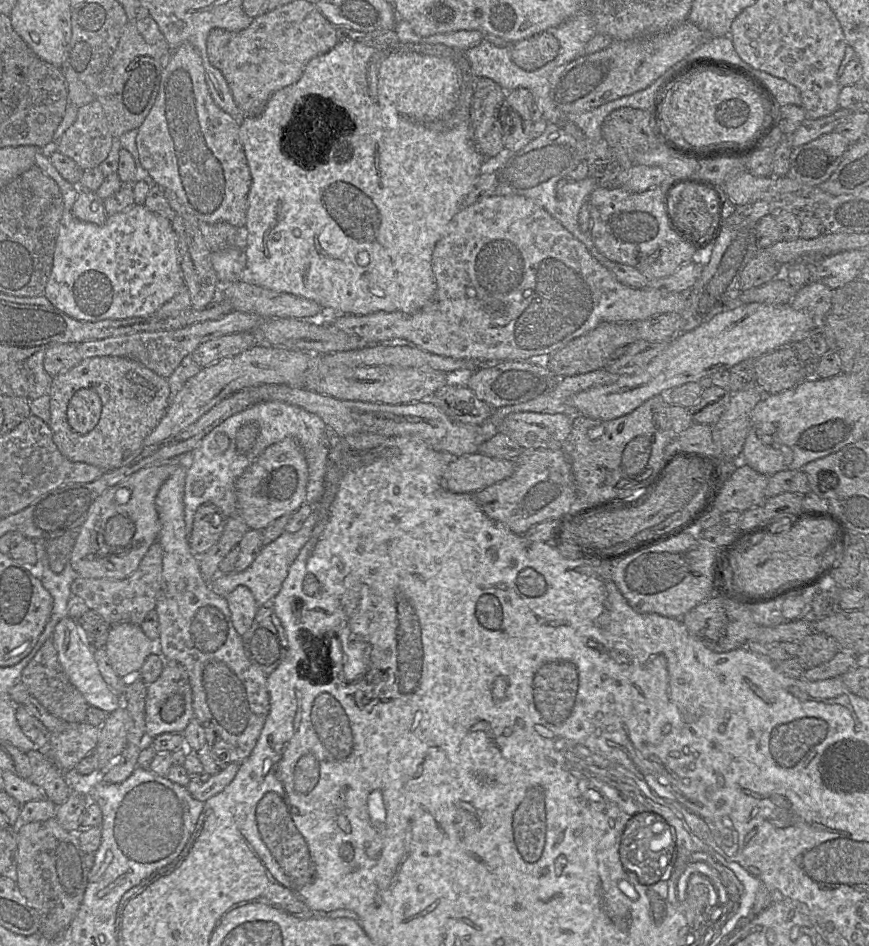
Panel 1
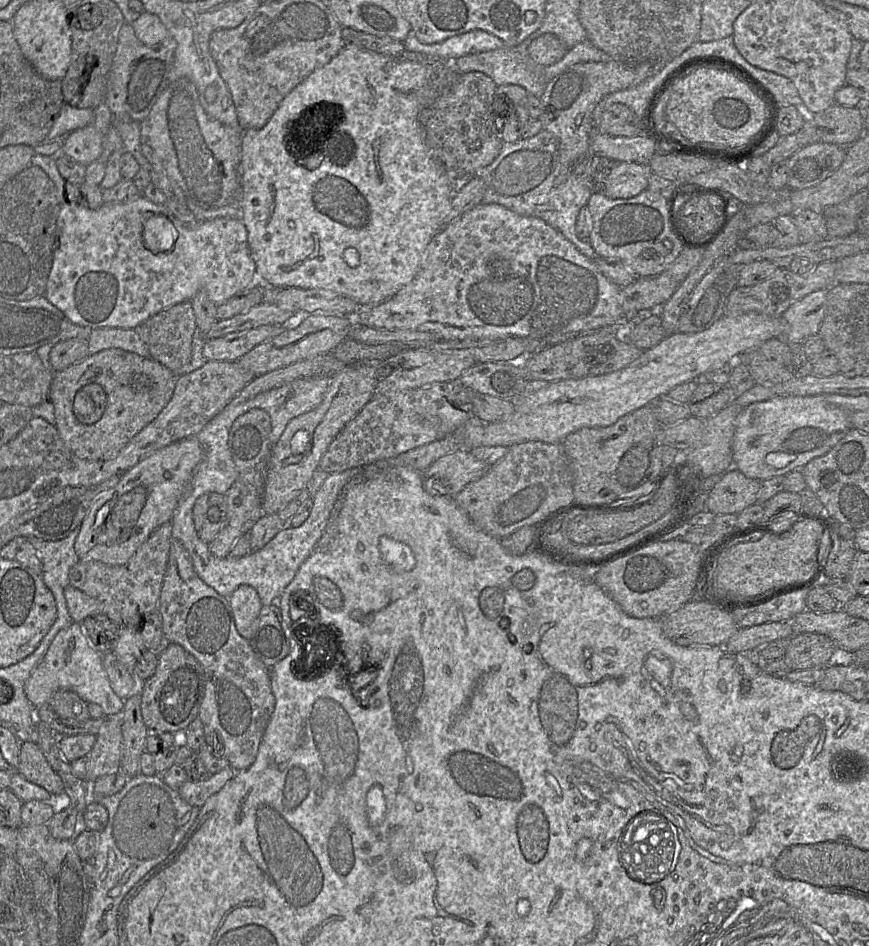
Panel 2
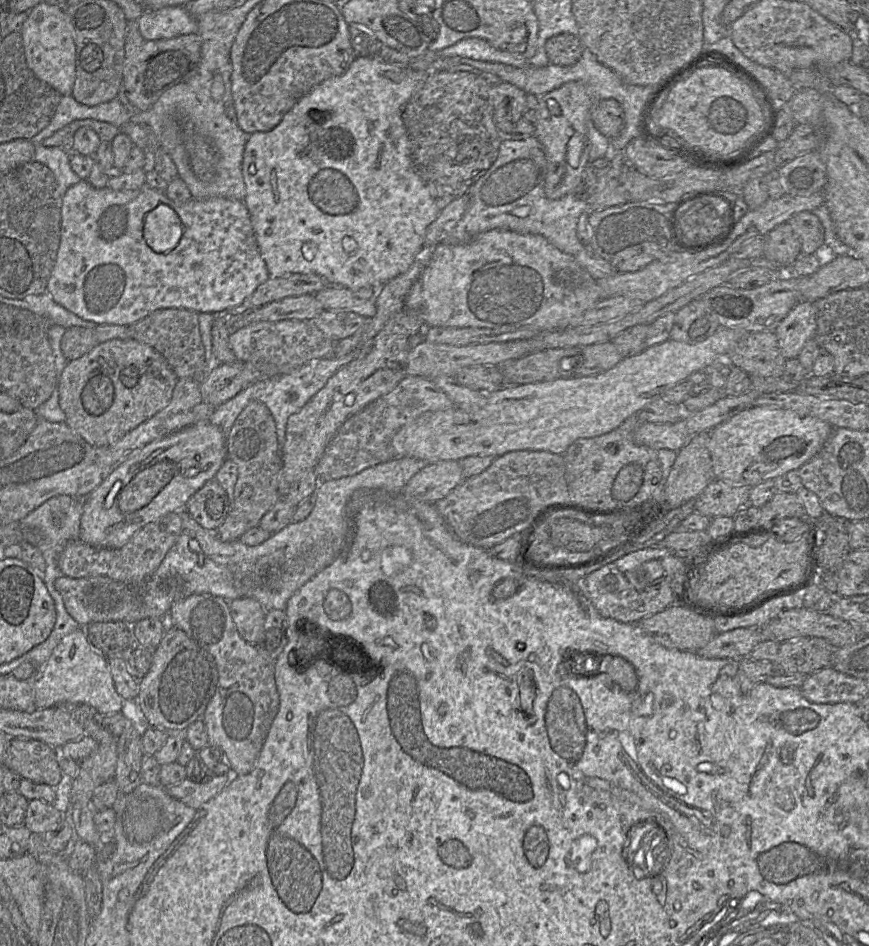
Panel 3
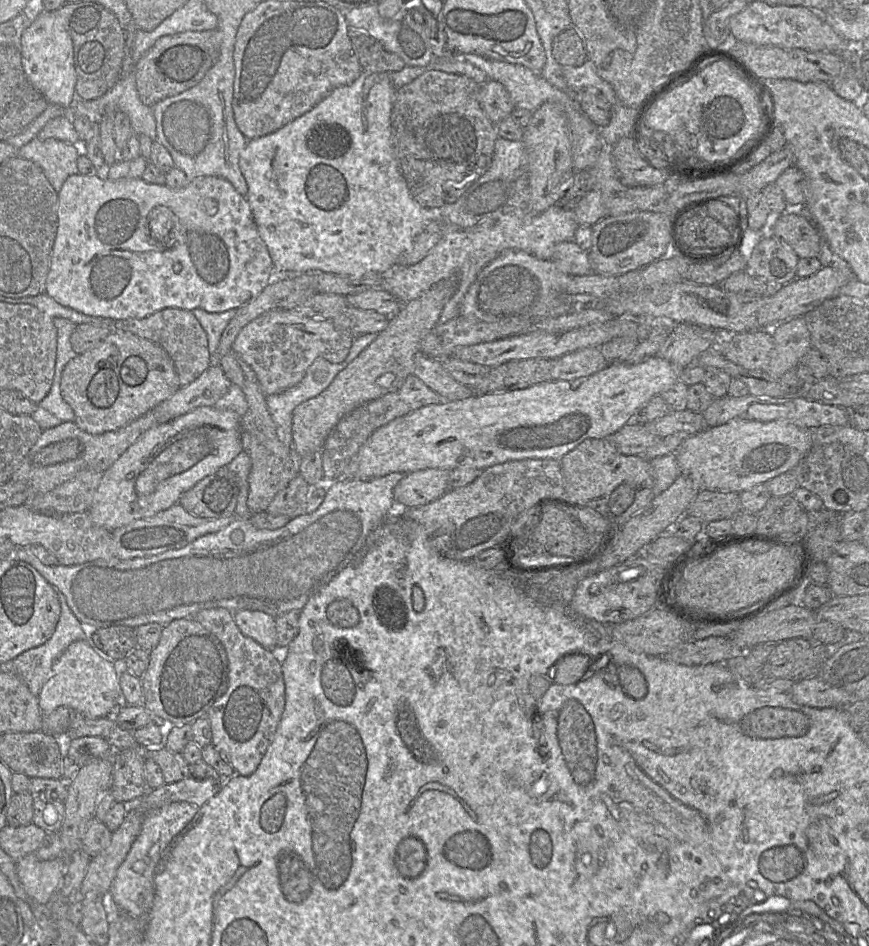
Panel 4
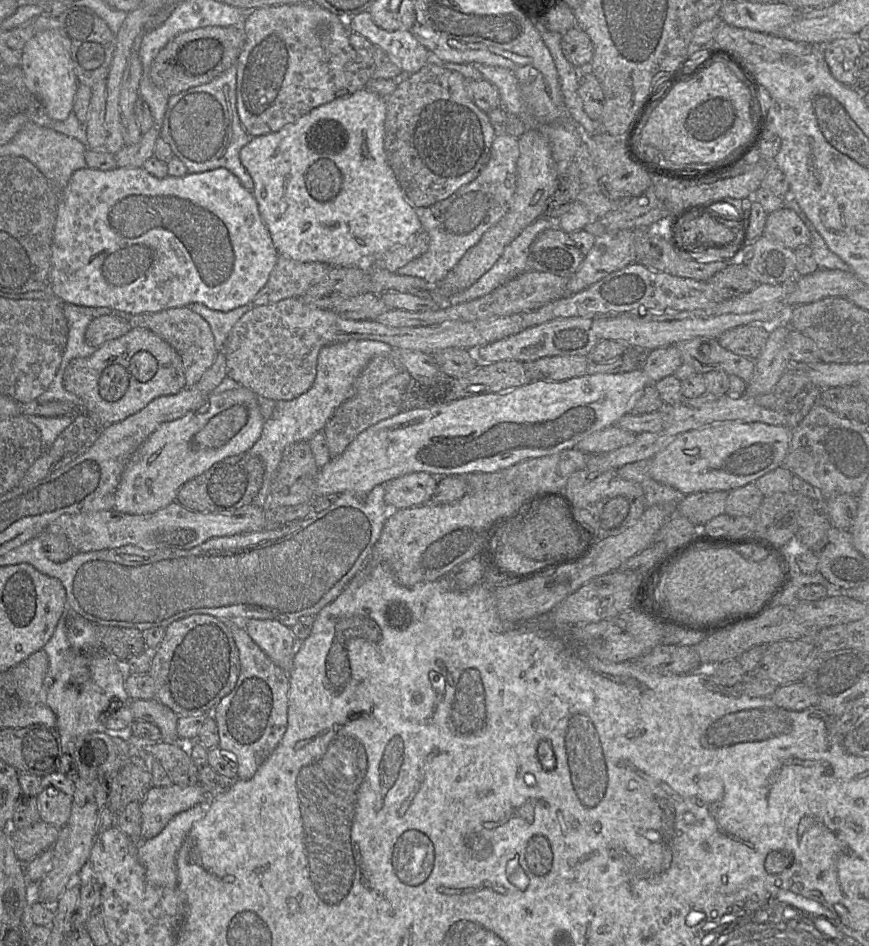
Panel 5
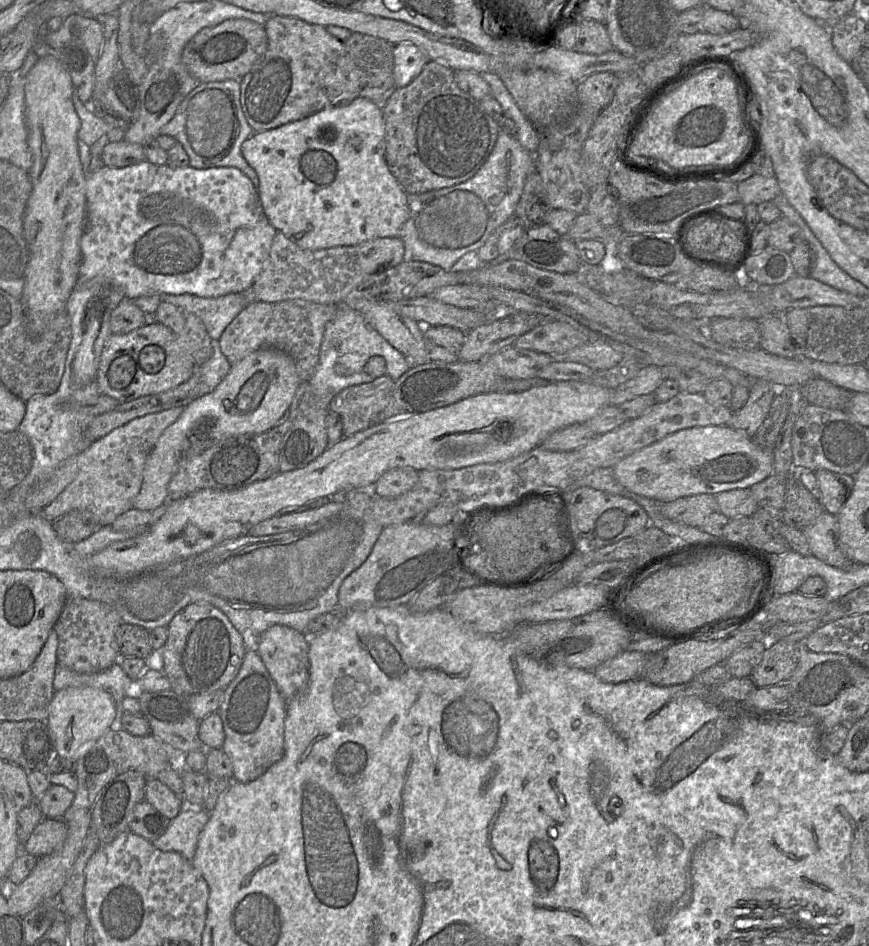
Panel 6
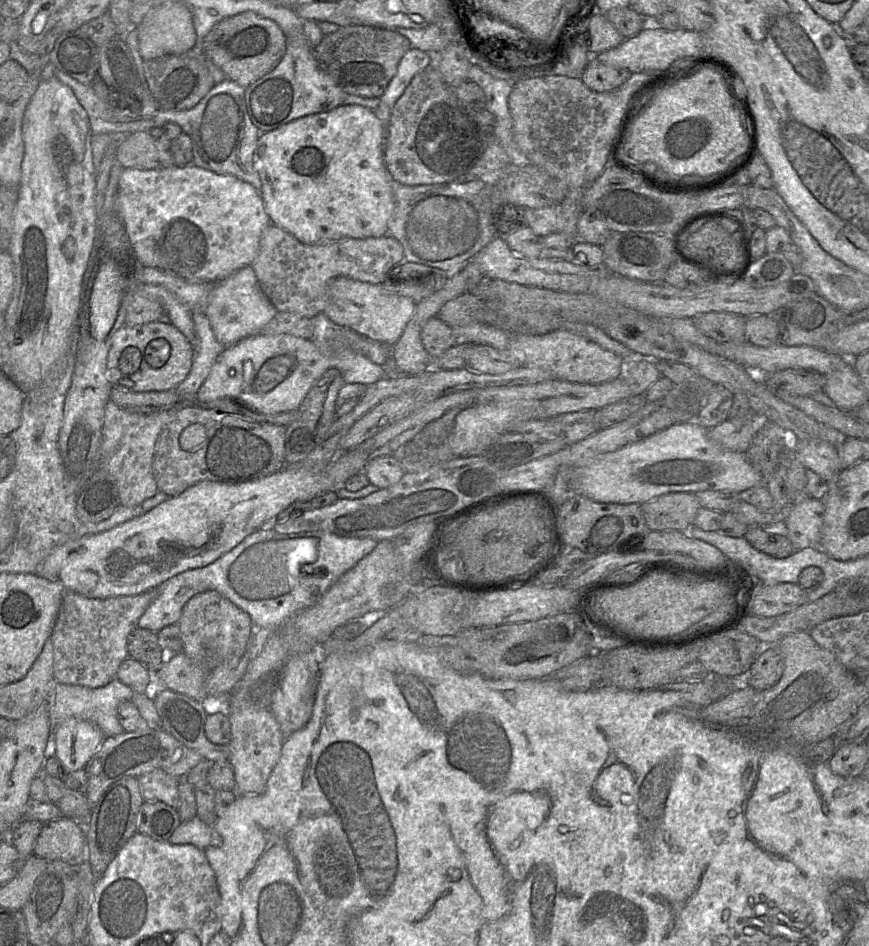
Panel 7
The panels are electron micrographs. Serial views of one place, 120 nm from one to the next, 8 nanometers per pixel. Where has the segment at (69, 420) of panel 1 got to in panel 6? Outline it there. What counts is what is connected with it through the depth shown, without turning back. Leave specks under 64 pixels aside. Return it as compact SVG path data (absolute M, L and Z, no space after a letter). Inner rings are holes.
M145 323L124 335L112 334L101 354L96 382L102 395L119 403L171 390L190 379L196 365L188 349L161 323Z

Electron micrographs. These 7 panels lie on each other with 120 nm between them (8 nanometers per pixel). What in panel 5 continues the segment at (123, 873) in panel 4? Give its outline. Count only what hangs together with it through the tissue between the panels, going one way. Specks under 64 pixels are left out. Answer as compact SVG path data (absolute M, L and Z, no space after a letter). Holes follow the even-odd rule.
M205 803L197 804L178 813L159 834L139 844L138 858L152 886L177 887L177 854L194 823L205 815L205 808Z

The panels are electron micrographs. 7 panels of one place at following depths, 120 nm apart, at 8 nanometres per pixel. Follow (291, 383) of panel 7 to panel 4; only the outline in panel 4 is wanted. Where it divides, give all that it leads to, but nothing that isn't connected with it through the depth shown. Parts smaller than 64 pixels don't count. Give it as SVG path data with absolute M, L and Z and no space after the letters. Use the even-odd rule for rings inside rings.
M201 406L151 427L103 472L87 510L91 520L105 528L119 528L177 504L184 492L243 451L240 425L241 415L233 410Z

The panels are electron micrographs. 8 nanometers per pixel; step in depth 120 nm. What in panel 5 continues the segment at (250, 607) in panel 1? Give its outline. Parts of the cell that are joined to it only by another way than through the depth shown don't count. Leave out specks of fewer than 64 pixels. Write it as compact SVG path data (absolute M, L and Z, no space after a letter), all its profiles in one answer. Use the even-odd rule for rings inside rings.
M249 619L244 630L259 648L280 668L290 671L299 641L291 630L278 620Z

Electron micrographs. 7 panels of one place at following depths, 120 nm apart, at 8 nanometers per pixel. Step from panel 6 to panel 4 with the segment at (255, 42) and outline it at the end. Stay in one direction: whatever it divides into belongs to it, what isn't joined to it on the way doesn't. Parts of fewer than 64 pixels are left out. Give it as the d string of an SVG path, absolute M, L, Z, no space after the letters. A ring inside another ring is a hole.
M217 29L180 32L158 38L135 64L136 88L142 103L152 107L197 85L217 62L221 40Z

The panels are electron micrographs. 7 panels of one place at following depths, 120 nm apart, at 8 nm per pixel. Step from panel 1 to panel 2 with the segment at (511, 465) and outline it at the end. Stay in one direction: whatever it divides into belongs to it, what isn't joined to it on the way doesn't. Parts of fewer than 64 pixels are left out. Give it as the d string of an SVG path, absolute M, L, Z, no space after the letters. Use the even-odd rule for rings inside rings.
M457 450L441 457L423 472L423 487L432 496L455 496L489 469L490 465L476 459L470 451Z

